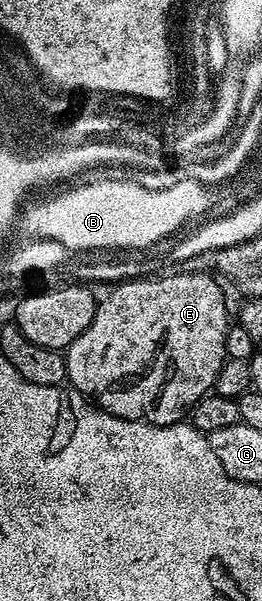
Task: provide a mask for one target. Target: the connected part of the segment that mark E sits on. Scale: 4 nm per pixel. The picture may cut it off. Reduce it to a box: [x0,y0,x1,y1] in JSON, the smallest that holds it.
[65,272,228,426]

